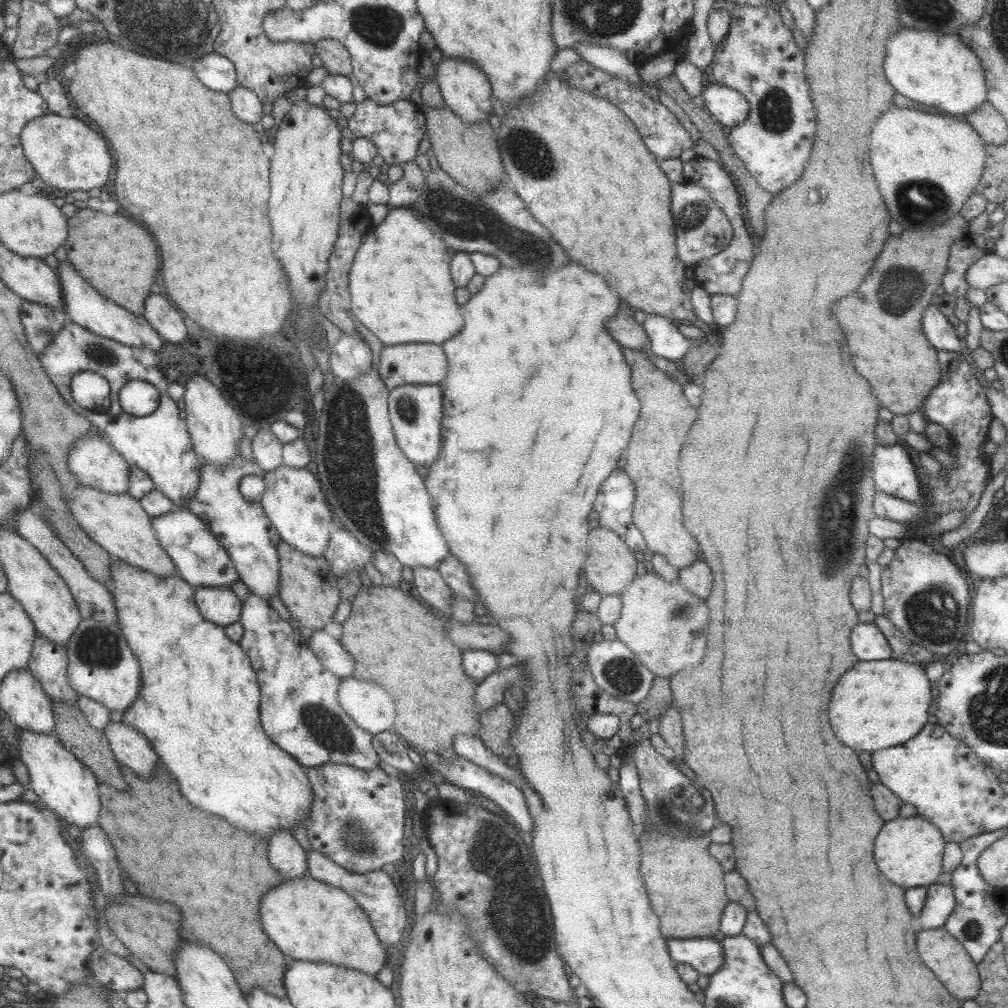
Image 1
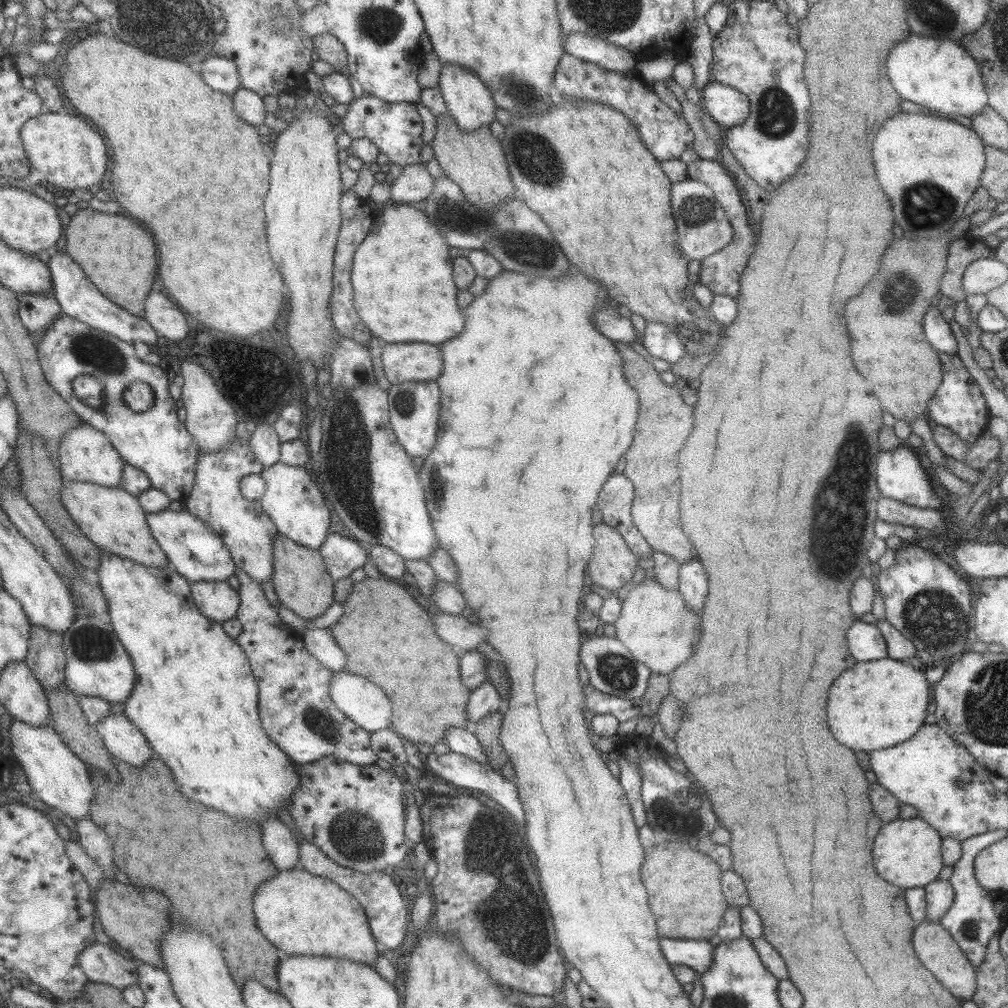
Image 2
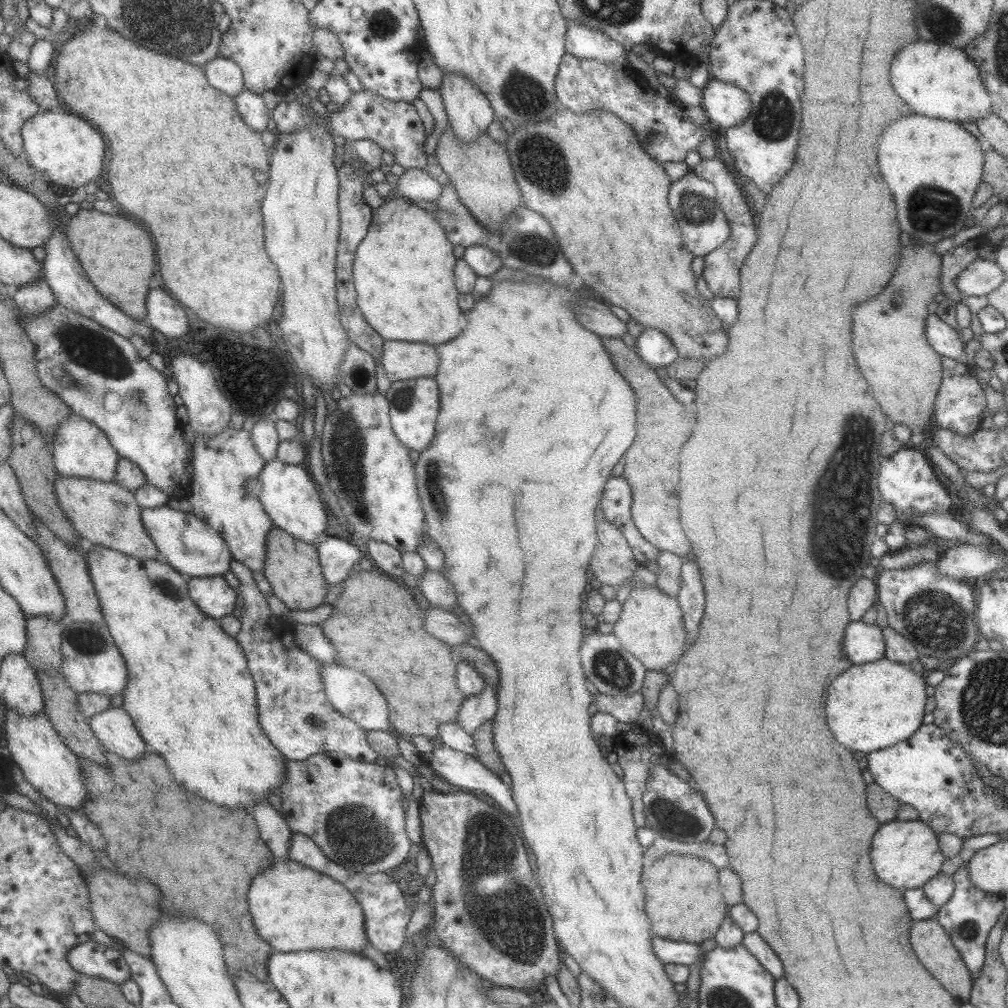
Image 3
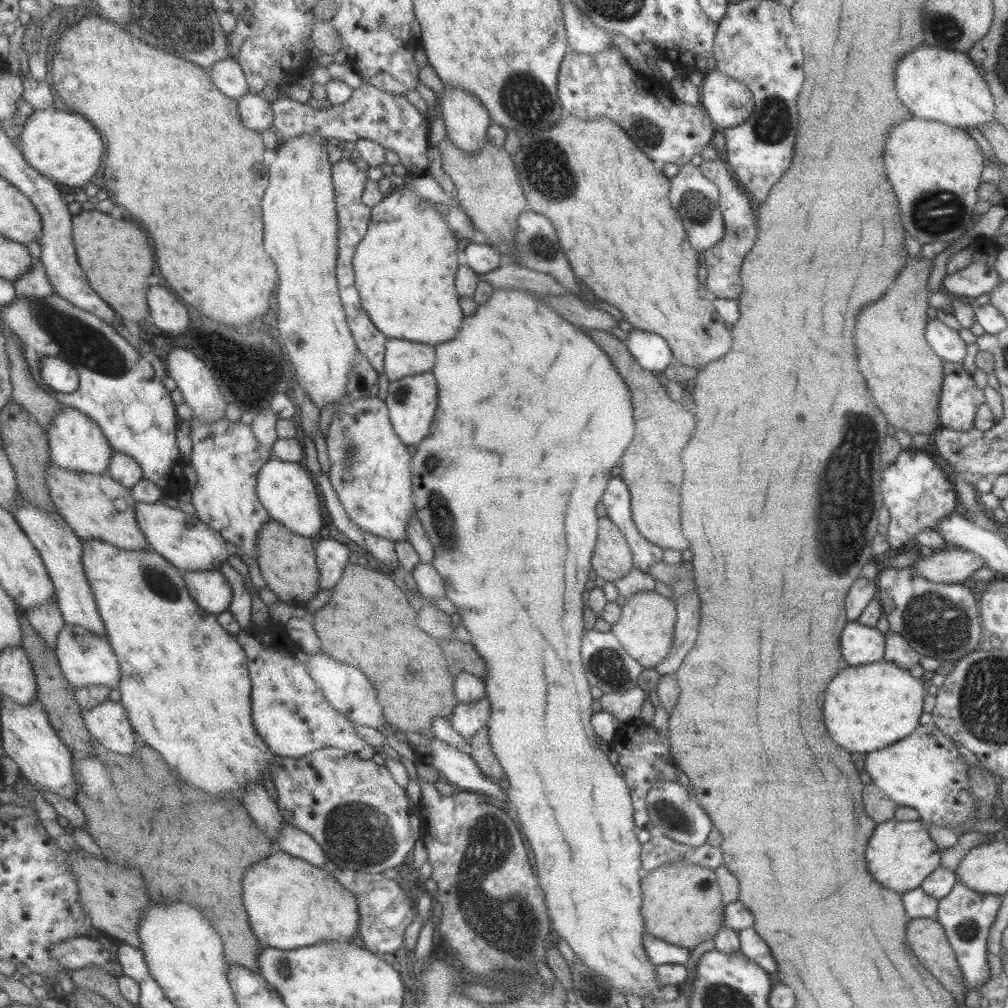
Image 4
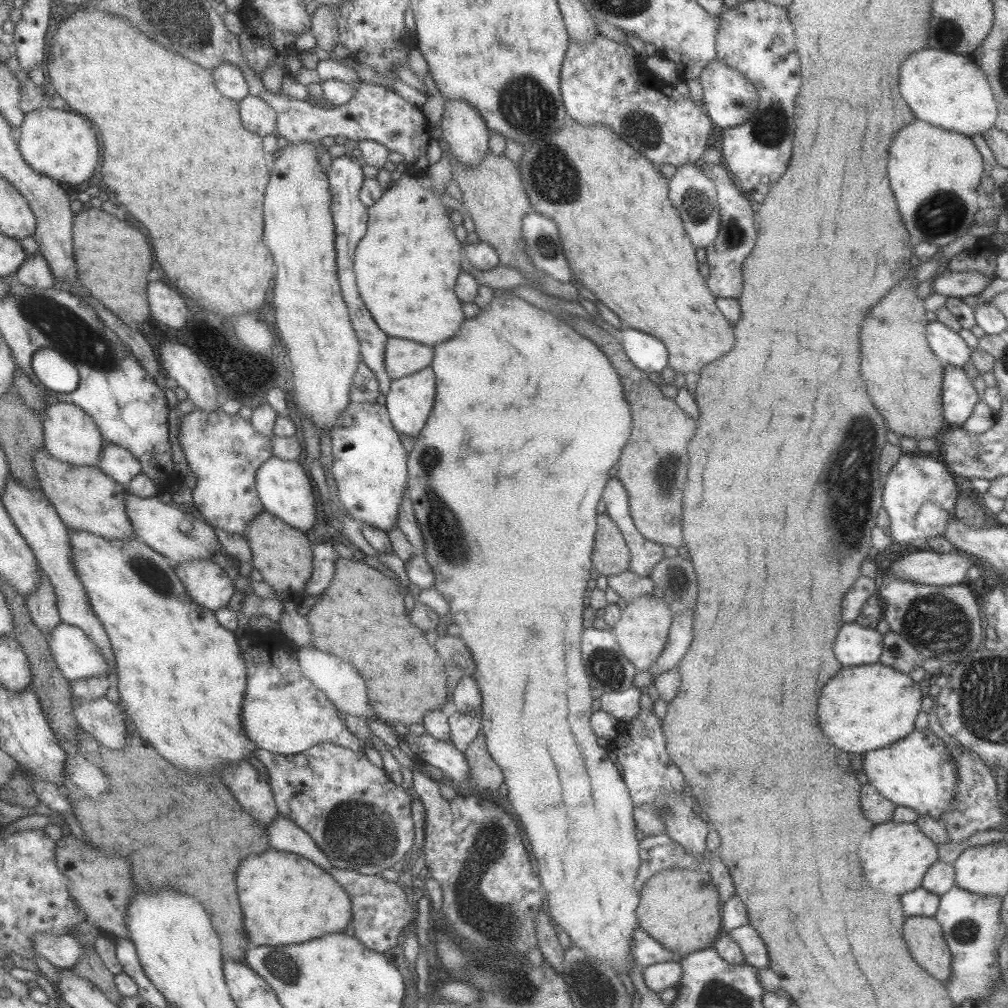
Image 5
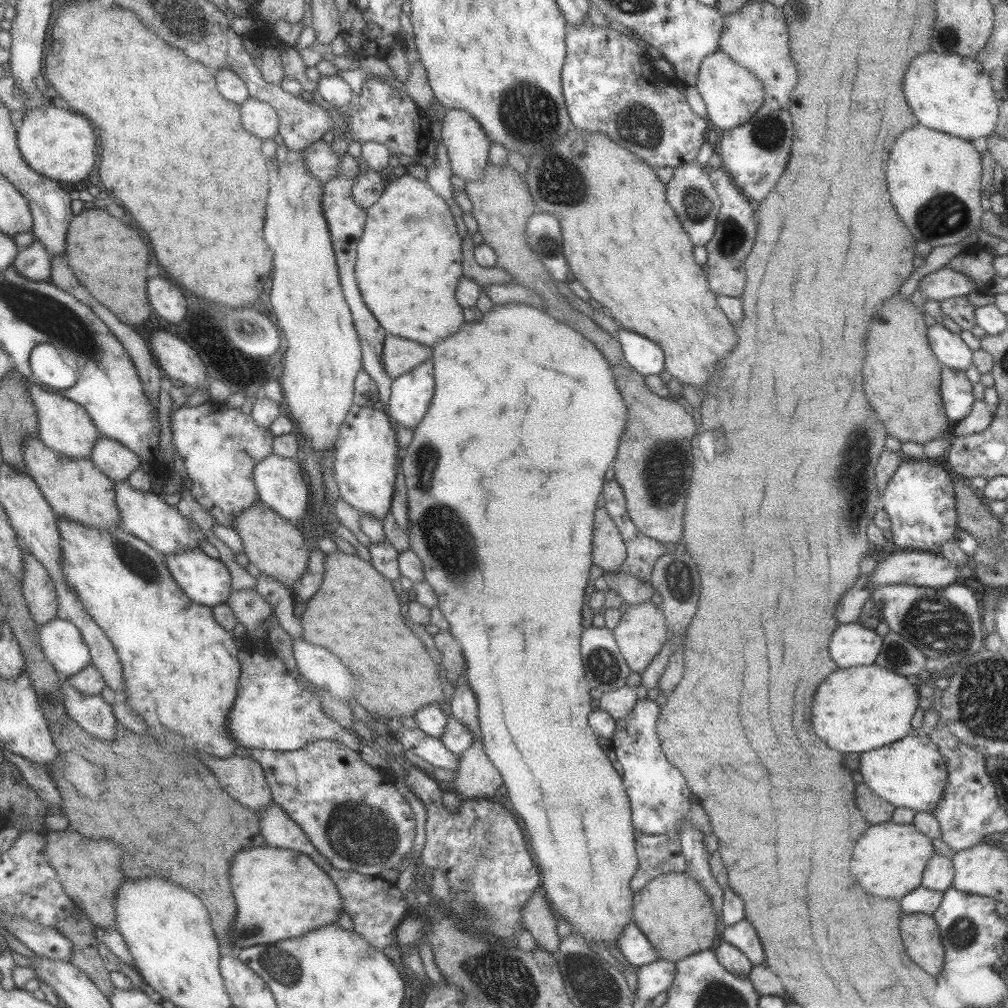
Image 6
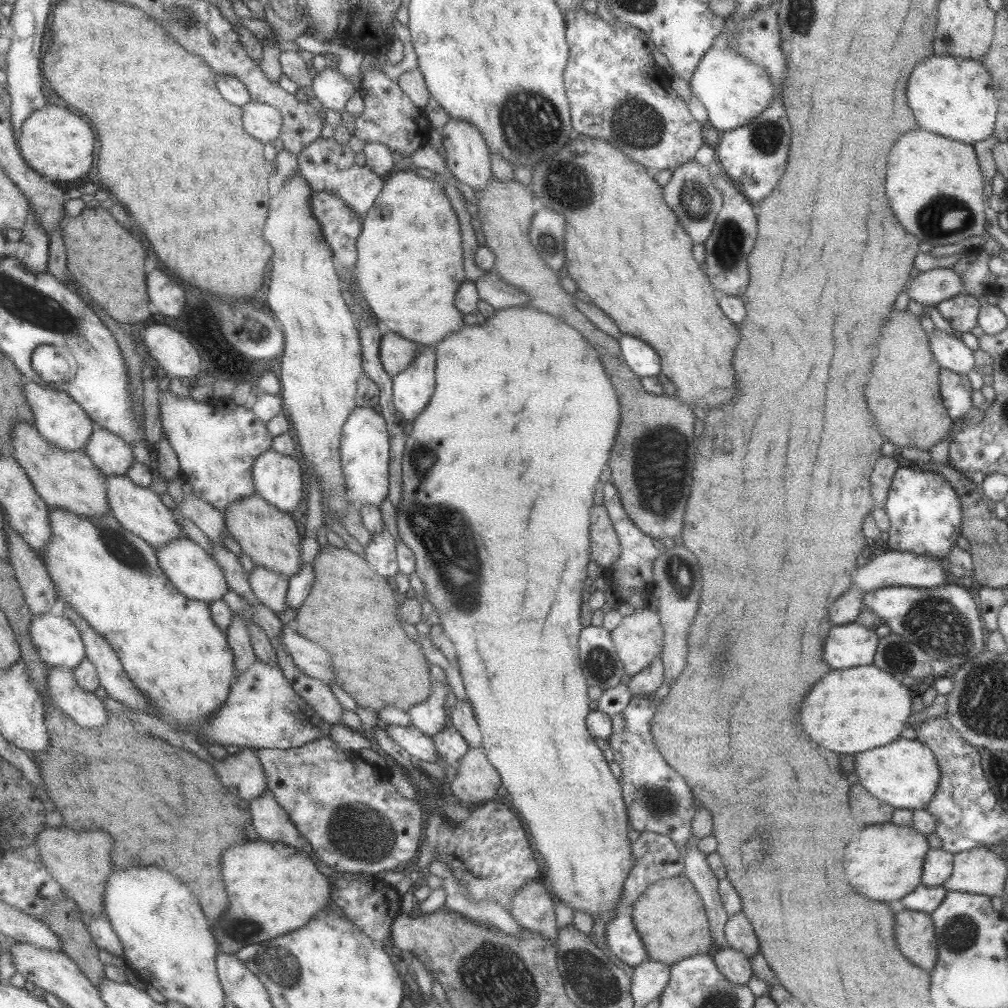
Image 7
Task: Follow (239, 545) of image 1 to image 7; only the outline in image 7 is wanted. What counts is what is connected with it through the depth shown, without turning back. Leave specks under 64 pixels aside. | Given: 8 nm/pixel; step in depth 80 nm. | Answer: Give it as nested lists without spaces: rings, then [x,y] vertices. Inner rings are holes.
[[[161,391],[158,399],[160,429],[176,454],[180,474],[192,485],[195,496],[224,514],[229,503],[255,493],[251,465],[255,457],[270,448],[273,436],[251,409],[220,395],[198,402],[189,395],[178,397]]]

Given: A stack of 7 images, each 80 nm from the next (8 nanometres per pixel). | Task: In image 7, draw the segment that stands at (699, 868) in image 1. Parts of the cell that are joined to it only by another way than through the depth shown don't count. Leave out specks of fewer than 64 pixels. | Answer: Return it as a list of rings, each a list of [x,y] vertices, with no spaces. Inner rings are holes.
[[[685,876],[662,878],[650,884],[627,912],[647,952],[646,960],[672,965],[688,956],[713,951],[704,906],[694,886]]]

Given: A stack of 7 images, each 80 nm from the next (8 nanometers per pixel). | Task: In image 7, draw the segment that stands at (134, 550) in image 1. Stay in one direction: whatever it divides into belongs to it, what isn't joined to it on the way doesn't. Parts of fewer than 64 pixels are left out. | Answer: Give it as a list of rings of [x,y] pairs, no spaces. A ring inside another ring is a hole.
[[[19,421],[12,428],[12,441],[14,456],[48,506],[67,509],[89,518],[110,512],[106,497],[106,476],[83,450],[63,450],[51,444],[27,421]]]

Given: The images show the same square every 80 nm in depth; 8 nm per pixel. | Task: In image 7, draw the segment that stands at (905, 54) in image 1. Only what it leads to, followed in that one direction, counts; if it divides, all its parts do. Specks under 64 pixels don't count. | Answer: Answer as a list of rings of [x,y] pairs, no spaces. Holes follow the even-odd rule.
[[[931,56],[923,64],[917,64],[907,82],[907,100],[917,124],[923,130],[971,145],[993,134],[999,111],[989,71],[979,61],[956,56]]]

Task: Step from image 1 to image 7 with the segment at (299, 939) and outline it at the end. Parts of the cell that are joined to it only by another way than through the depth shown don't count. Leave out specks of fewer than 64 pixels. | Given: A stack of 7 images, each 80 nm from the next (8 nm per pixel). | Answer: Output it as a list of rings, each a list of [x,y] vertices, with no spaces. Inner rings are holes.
[[[265,839],[247,840],[243,844],[233,844],[221,854],[221,880],[227,892],[227,908],[219,920],[213,924],[213,936],[219,951],[234,954],[243,946],[263,942],[302,927],[323,907],[328,907],[329,883],[327,877],[319,873],[314,862],[298,848],[277,841]]]

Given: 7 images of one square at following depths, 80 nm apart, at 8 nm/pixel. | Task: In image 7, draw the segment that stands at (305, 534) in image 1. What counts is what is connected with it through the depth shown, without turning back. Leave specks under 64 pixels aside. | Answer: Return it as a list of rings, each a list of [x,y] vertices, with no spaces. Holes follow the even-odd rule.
[[[269,448],[253,459],[251,475],[257,493],[267,504],[291,514],[303,492],[297,459]]]

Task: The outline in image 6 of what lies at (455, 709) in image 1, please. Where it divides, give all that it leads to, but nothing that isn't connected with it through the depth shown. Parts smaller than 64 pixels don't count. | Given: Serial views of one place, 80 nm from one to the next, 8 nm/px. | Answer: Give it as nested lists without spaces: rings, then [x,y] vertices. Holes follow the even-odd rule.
[[[339,549],[325,553],[323,557],[323,574],[319,586],[306,601],[306,607],[300,617],[301,636],[303,640],[314,645],[327,648],[333,656],[341,660],[341,664],[352,673],[352,693],[354,701],[378,719],[396,719],[412,716],[426,704],[444,703],[441,681],[438,677],[438,666],[429,657],[419,638],[401,622],[399,607],[403,595],[398,591],[396,583],[381,576],[369,561],[357,554],[346,554]],[[343,624],[343,626],[341,626]],[[351,624],[377,624],[377,626],[351,626]]]

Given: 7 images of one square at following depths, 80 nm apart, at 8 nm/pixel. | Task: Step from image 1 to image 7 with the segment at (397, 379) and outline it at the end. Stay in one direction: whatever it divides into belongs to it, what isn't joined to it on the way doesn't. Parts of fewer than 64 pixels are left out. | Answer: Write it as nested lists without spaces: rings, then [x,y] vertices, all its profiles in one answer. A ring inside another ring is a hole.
[[[384,330],[379,343],[379,358],[385,373],[393,378],[414,359],[418,344],[399,336],[396,332]]]

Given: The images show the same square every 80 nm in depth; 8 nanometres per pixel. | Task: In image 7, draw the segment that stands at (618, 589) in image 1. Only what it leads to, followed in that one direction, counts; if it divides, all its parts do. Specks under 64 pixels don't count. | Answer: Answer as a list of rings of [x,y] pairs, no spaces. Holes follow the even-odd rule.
[[[595,505],[589,512],[590,560],[600,567],[611,566],[619,558],[620,544],[608,512],[603,505]]]

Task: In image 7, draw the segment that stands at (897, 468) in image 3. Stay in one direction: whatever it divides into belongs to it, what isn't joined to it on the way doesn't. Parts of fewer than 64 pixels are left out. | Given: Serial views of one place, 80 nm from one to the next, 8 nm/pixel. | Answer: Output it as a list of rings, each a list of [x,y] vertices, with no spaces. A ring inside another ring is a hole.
[[[920,464],[899,467],[894,472],[882,509],[889,521],[885,549],[927,555],[943,561],[960,536],[962,512],[959,495],[946,478],[921,468]]]

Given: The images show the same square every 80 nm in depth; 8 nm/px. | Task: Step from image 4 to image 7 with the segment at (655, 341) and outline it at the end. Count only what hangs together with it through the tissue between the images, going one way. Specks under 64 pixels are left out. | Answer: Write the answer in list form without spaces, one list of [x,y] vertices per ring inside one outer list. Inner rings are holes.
[[[622,334],[618,338],[618,346],[623,362],[637,377],[656,377],[660,371],[660,360],[651,346],[642,340]]]

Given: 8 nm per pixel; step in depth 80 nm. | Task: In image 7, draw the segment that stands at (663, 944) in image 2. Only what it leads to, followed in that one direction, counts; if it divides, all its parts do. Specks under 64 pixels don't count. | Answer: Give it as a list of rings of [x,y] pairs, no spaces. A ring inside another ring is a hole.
[[[628,912],[617,914],[604,924],[604,940],[609,952],[623,964],[634,967],[646,960],[647,952]]]

